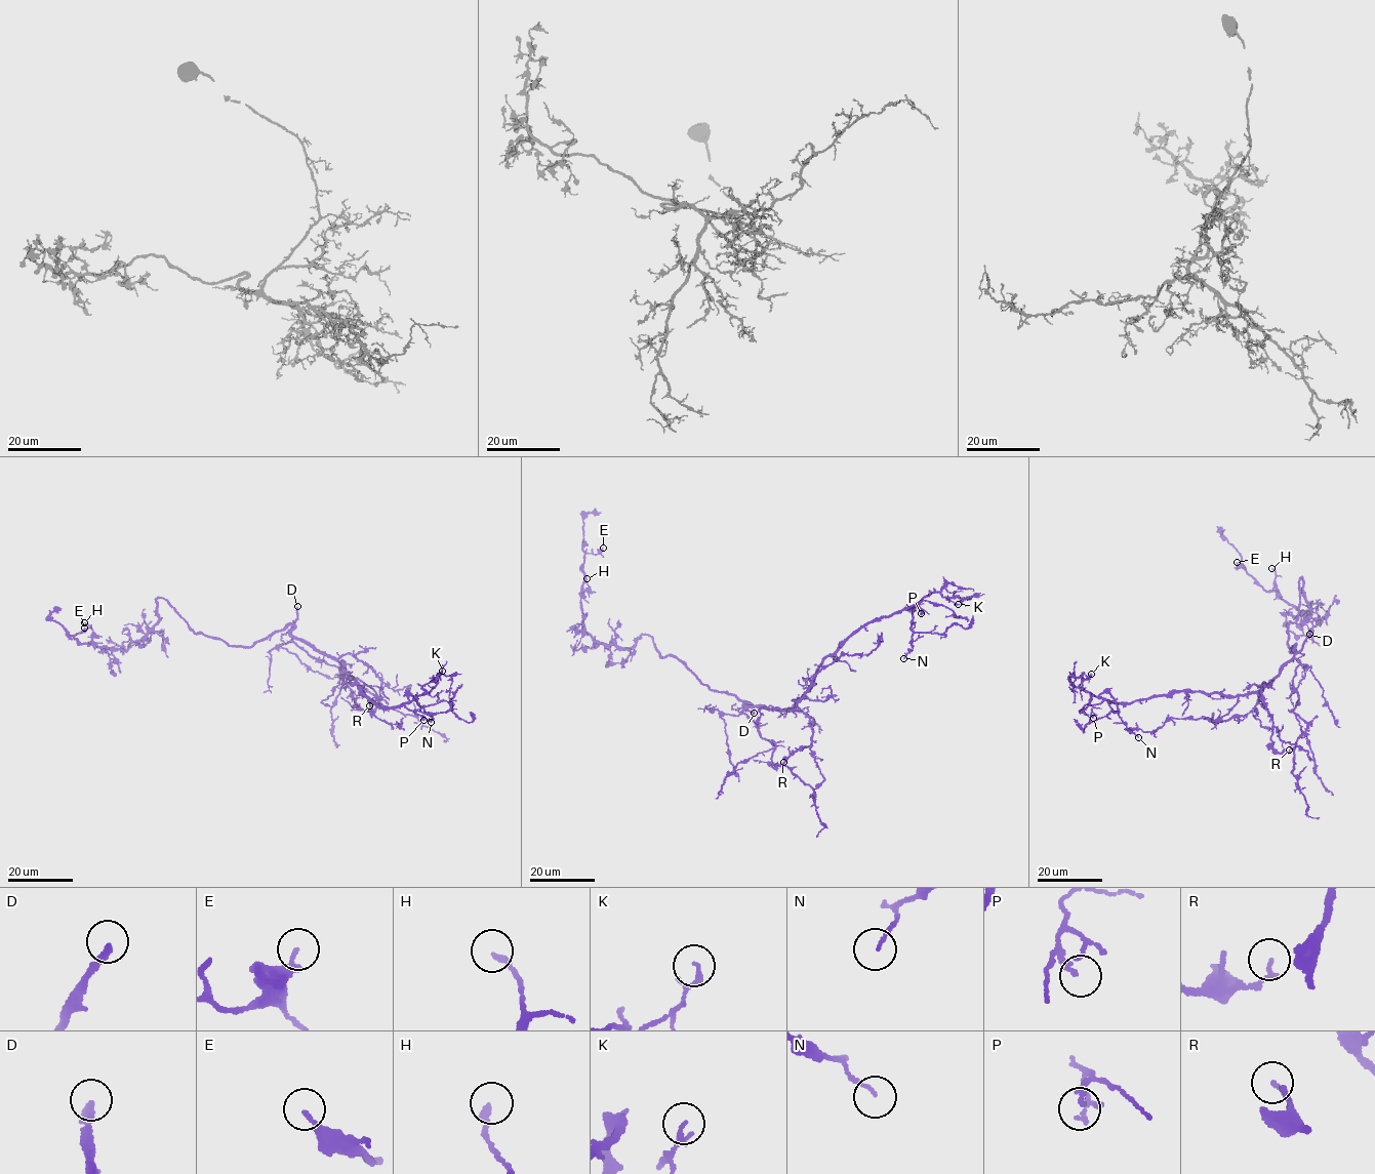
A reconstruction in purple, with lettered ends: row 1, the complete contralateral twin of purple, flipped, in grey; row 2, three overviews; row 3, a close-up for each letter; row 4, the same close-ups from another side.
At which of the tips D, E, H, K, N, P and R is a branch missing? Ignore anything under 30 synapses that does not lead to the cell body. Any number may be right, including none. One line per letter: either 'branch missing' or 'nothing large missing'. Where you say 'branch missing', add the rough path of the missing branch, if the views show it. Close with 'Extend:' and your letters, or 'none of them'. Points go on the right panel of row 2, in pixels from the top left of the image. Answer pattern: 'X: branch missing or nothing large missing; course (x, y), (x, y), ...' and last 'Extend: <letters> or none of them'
D: branch missing; course (1309, 634), (1310, 623), (1322, 611), (1326, 593), (1335, 581), (1335, 509), (1325, 459)
E: nothing large missing
H: nothing large missing
K: nothing large missing
N: nothing large missing
P: nothing large missing
R: nothing large missing
Extend: D

